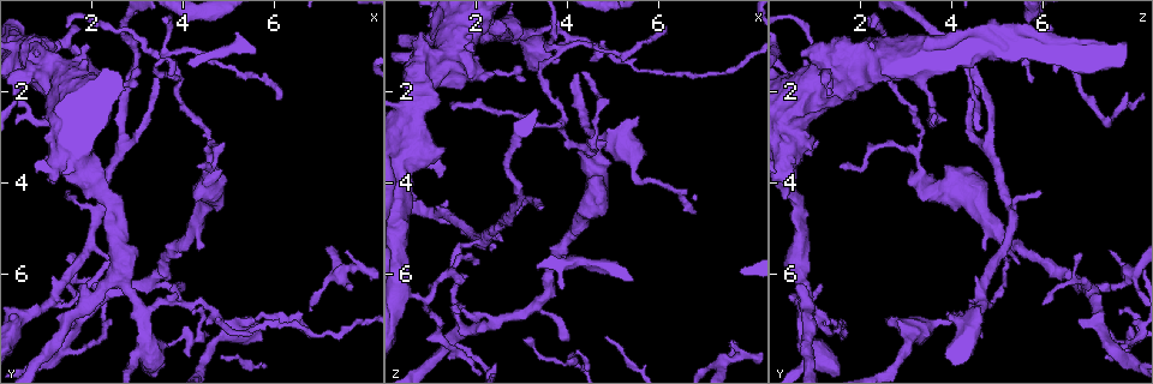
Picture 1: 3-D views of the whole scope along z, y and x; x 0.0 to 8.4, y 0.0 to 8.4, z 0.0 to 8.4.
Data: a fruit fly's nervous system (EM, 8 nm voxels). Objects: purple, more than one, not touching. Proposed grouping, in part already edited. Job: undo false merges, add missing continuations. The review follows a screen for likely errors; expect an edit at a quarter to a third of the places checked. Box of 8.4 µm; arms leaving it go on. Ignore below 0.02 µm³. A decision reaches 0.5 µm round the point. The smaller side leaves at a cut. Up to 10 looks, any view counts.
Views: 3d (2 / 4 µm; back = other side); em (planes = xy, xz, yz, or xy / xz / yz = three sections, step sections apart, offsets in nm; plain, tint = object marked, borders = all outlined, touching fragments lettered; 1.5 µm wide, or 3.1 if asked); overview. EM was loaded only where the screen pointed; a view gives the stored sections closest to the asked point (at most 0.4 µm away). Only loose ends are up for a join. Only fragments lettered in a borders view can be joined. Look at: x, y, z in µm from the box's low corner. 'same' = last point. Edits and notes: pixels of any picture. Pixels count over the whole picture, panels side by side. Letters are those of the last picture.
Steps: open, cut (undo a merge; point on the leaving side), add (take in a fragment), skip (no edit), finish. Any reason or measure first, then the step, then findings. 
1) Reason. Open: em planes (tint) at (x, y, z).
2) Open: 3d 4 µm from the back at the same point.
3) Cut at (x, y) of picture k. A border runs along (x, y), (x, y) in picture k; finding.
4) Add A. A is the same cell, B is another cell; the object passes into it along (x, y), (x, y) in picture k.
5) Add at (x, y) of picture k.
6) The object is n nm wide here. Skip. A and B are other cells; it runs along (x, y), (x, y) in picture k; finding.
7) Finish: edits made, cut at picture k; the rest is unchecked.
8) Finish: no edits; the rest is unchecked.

Thin end. Open: em xz step 4 (borders) at (3.40, 1.70, 4.60).

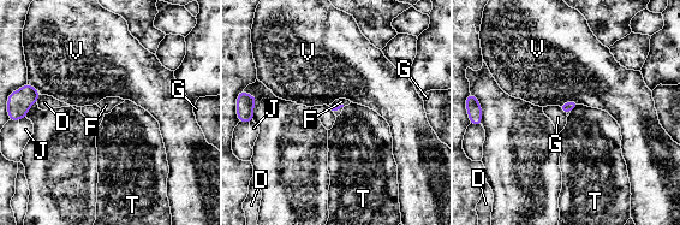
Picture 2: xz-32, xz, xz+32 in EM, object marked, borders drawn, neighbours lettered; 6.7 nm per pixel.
Open: em planes (borders) at the same point.

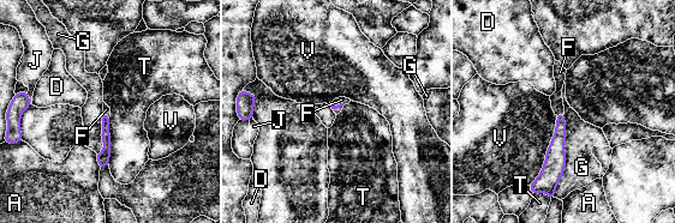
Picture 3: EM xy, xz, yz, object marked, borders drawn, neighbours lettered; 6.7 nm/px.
The longest contact is with G, 550 nm. Add F. F is the same cell, A, D, G, J, T and V are other cells; it goes on there.

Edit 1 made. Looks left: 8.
Tapers out. Open: em planes (borders) at (1.95, 1.85, 5.80).

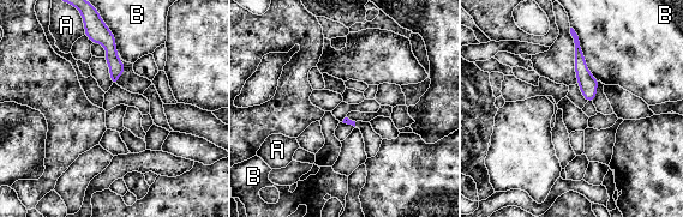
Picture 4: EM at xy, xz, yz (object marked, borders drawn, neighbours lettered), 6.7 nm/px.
The longest contact is with B, 400 nm. Skip. A and B are other cells; none of them fits.

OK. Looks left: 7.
Branch stops here. Open: 3d 4 µm from the back at (7.75, 6.35, 7.55).

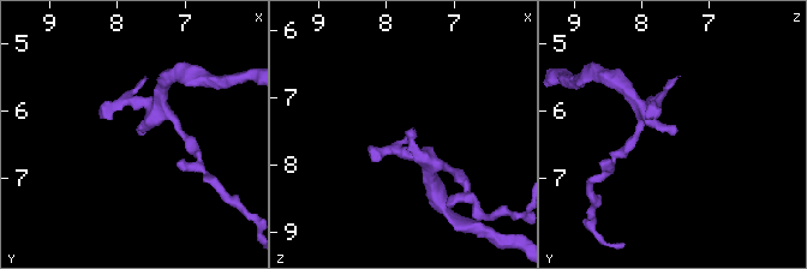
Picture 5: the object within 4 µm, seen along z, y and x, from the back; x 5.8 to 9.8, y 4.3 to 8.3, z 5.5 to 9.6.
Open: em xz step 4 (borders) at (7.75, 6.30, 7.50).

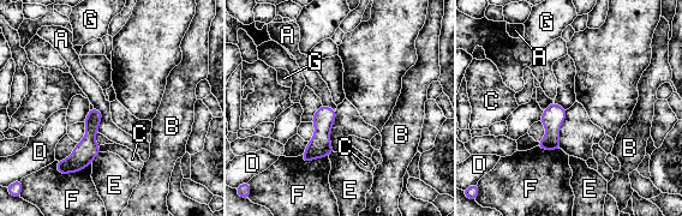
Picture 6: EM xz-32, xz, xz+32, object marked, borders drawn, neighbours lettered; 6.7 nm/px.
Cut it another way. Open: em planes (borders) at the same point.

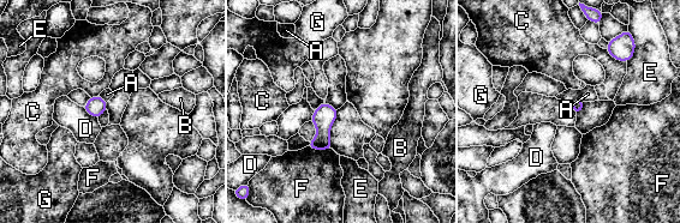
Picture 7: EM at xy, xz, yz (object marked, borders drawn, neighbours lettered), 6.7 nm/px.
The object is 80 nm wide here. Skip. A, B, C, D, E, F and G are other cells; a border runs along (585, 101), (573, 100), (570, 103) in picture 7; no lettered fragment goes on from it.

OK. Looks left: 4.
Sudden change in width. Open: em planes (borders) at (5.50, 7.05, 3.95).

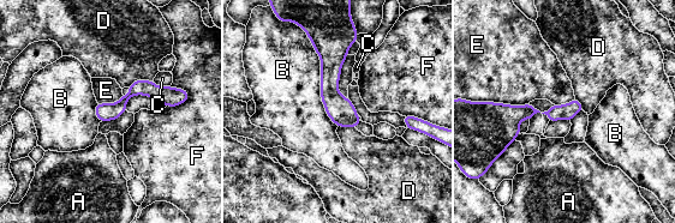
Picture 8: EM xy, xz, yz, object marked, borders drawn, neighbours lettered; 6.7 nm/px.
Skip. A, B, C, D, E and F are other cells; a border runs along (485, 101), (505, 104), (529, 103) in picture 8; one cell here.

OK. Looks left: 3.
Finish: edits made, add at picture 3; the rest is unchecked.

